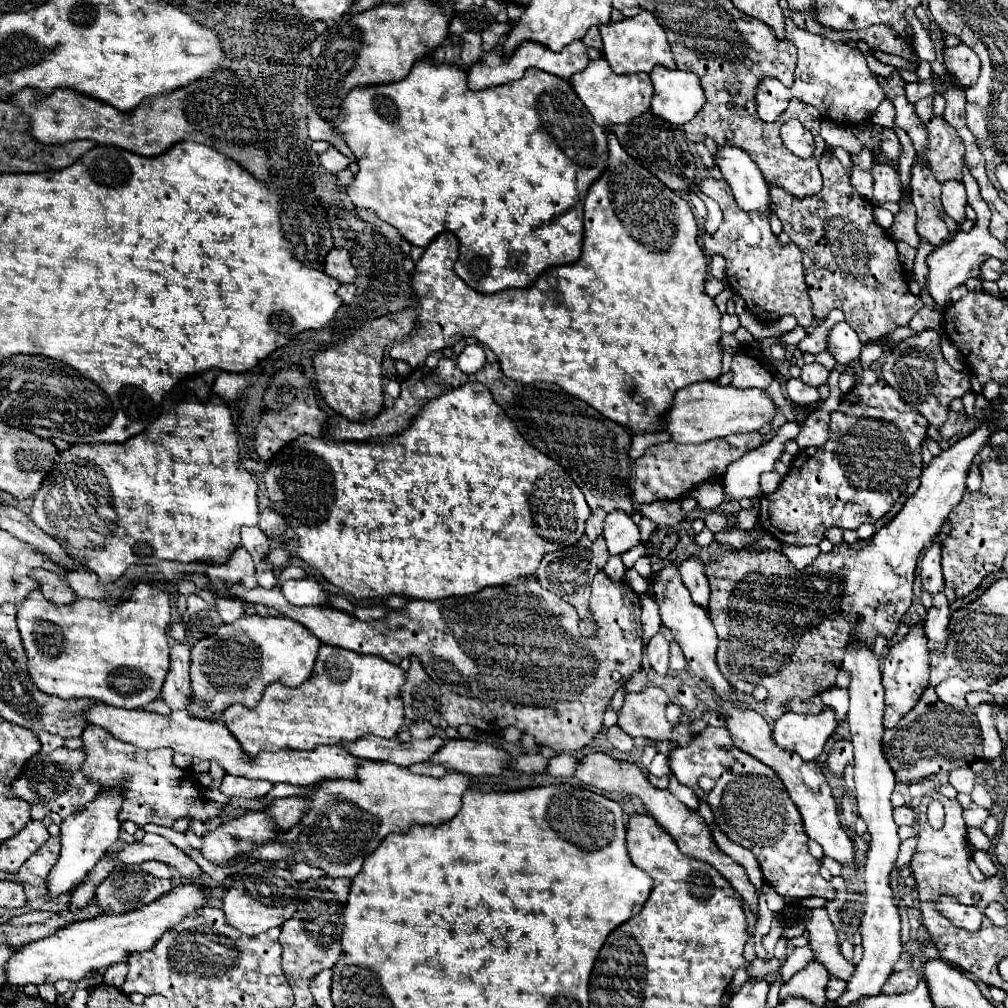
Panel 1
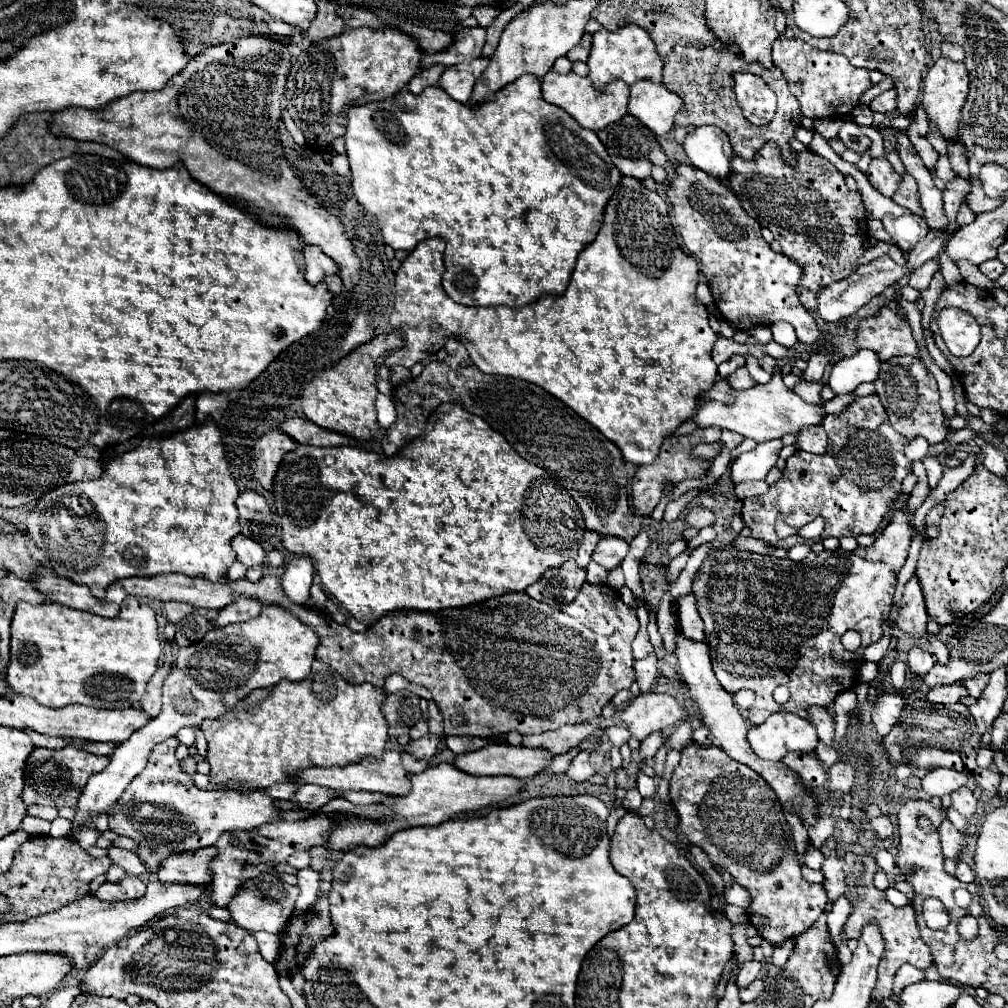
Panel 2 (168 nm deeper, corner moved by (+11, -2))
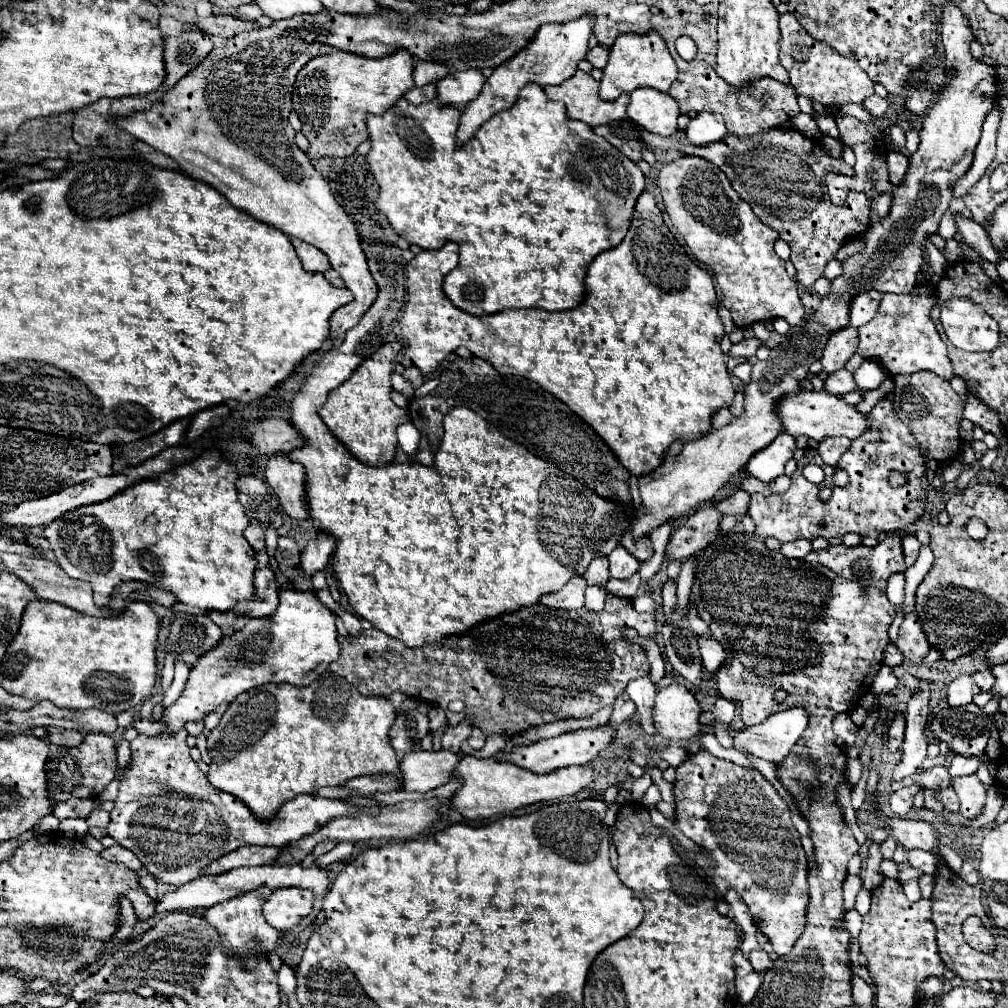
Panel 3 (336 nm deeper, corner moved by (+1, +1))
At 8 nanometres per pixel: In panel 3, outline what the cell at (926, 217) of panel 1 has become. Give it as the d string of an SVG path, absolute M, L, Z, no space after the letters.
M956 213L956 215L954 215L954 223L956 223L958 233L962 235L962 241L964 241L966 245L970 245L974 251L978 251L980 257L988 259L990 263L998 263L998 261L1002 259L1002 257L996 253L996 249L992 247L992 243L990 243L990 239L988 239L986 231L984 231L978 223L974 223L972 219L962 217L962 213Z

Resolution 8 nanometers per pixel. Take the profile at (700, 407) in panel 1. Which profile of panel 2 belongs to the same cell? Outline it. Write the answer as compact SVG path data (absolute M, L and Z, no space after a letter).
M774 374L770 382L756 384L748 390L732 390L726 380L718 380L710 392L700 398L700 408L696 414L696 422L700 428L718 426L728 428L732 432L742 434L744 438L752 438L758 444L766 440L782 438L784 434L800 434L802 428L820 426L826 412L818 404L804 402L798 394L794 394L782 382L780 374Z

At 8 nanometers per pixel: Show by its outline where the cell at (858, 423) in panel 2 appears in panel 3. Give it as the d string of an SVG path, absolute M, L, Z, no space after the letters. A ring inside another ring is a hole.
M880 399L874 409L868 413L868 417L872 417L872 429L868 429L868 433L864 433L864 437L858 437L856 441L852 441L848 453L844 453L844 457L840 459L838 467L848 471L850 475L850 483L846 487L834 487L832 485L832 467L824 465L822 457L818 455L816 449L808 449L804 453L804 457L798 461L798 469L794 471L792 475L792 485L786 493L782 495L752 495L752 501L750 501L750 509L748 509L748 515L752 517L754 525L756 525L756 535L758 537L774 537L782 543L786 541L796 541L796 539L816 539L816 537L824 537L824 539L832 539L832 537L842 537L844 533L858 533L862 537L878 537L880 533L898 533L898 531L906 531L922 513L924 513L924 501L920 501L922 497L926 497L926 461L924 457L920 455L920 447L916 445L916 437L910 435L910 429L908 425L904 425L892 403L888 399ZM808 463L816 463L824 469L826 473L826 479L820 483L820 485L812 485L804 479L802 475L802 467L808 465ZM890 471L898 471L898 473L904 473L908 477L906 485L902 487L892 487L888 483L888 475ZM824 487L830 487L832 489L832 497L828 501L820 501L820 491Z

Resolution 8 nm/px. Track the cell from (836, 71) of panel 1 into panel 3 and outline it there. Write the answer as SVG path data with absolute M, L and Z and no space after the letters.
M792 13L780 15L780 31L782 31L782 41L780 41L780 63L788 71L792 87L808 97L814 99L826 107L834 105L846 105L846 103L862 103L866 97L874 93L874 83L872 79L850 59L838 55L830 45L824 45L820 41L814 41L796 21Z

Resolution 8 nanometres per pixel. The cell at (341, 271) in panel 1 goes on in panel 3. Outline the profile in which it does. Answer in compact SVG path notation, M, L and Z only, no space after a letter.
M292 239L292 245L294 245L294 249L296 249L296 253L298 253L306 271L324 273L324 271L330 269L330 261L320 249L316 249L316 247L300 241L300 239Z

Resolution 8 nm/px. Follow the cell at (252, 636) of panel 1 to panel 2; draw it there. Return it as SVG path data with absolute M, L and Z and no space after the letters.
M268 604L262 608L260 616L248 622L228 624L220 630L210 630L200 642L180 648L178 662L162 686L160 714L122 742L102 772L90 776L76 808L72 836L78 832L84 818L96 820L100 812L110 810L126 786L146 768L150 752L156 744L176 736L176 732L184 726L192 728L204 718L218 718L230 712L238 700L246 698L256 688L268 688L280 680L304 680L310 674L318 644L320 636L310 626L302 624L286 608Z

